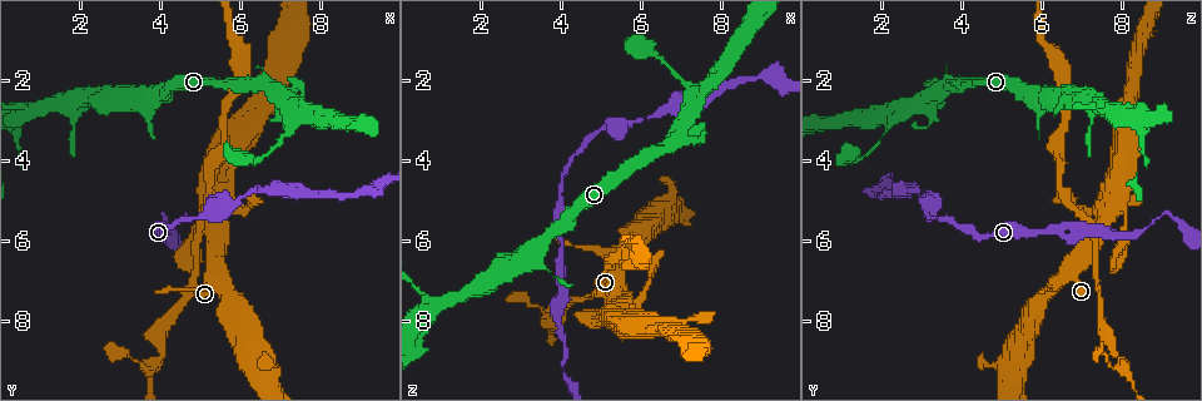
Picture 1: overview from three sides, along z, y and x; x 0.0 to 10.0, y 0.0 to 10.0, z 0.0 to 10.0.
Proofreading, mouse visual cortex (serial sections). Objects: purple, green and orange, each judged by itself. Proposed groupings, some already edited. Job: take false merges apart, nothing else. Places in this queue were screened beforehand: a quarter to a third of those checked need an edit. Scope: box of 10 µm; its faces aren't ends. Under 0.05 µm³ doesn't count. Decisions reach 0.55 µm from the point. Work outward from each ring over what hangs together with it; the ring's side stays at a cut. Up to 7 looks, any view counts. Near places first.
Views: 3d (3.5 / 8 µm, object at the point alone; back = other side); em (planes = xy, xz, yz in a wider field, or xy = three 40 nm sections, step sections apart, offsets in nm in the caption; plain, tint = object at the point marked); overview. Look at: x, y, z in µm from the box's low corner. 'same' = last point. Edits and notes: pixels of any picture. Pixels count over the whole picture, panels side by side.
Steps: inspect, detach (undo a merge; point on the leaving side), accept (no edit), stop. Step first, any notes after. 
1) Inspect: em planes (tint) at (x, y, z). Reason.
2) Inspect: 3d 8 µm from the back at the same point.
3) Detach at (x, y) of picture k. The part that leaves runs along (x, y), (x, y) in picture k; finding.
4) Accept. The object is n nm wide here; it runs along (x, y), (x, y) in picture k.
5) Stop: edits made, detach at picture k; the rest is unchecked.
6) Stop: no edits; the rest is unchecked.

Inspect: 3d 3.5 µm at (7.40, 2.75, 2.55). Three arms meet.

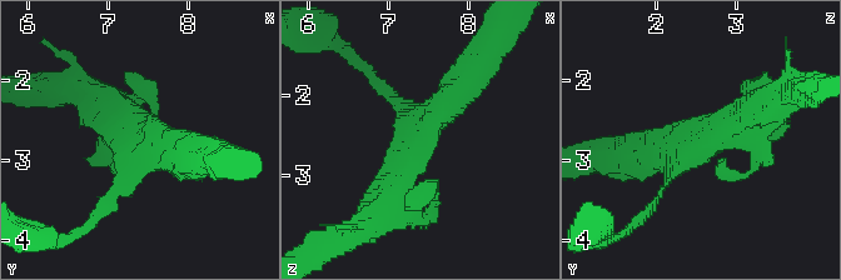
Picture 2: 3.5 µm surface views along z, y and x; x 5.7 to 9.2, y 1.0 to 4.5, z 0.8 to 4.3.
Inspect: em xy step 5 (tint) at (7.45, 2.80, 2.45).

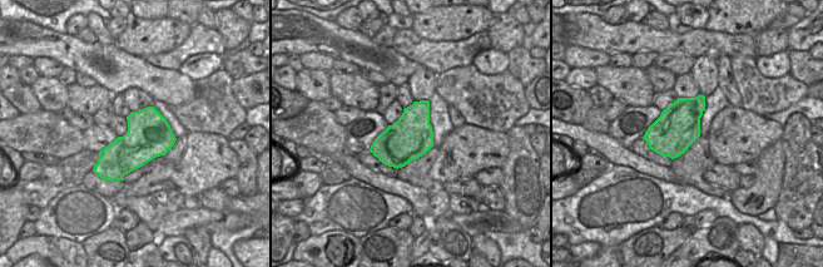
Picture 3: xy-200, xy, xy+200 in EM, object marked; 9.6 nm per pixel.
Inspect: em planes (tint) at the same point.

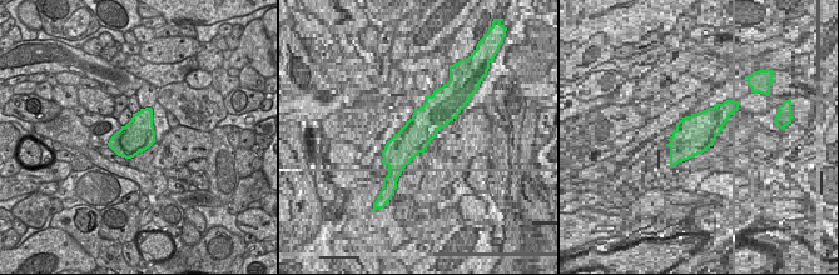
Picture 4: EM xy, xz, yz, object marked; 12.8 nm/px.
Accept. It runs along (379, 196), (402, 155), (471, 71) in picture 2; one cell here.

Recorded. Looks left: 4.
Inspect: 3d 3.5 µm at (5.40, 5.35, 3.20). A fork.

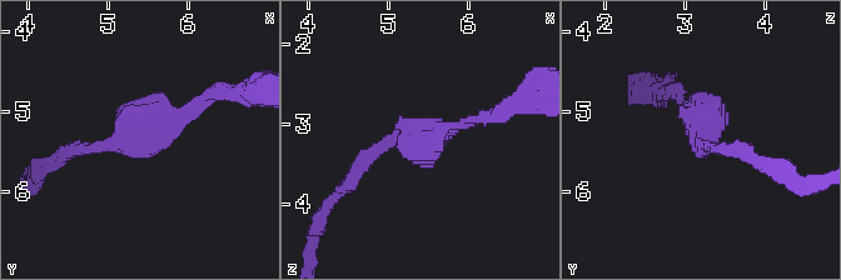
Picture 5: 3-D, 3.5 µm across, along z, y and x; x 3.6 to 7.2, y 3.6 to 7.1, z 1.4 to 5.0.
Inspect: em xy step 1 (tint) at (5.35, 5.40, 3.25).

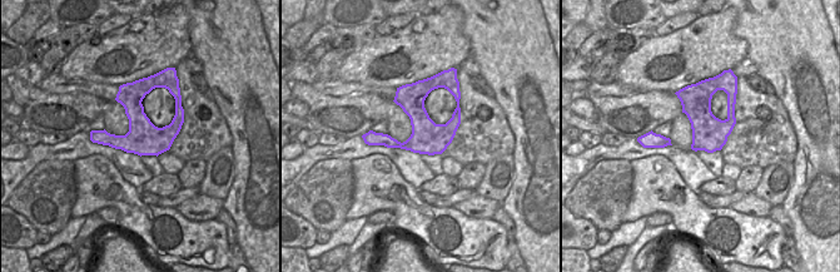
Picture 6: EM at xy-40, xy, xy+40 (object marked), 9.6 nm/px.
Accept. One cell here.

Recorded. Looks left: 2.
Inspect: 3d 3.5 µm at (5.25, 5.70, 7.45). Calibre changes.

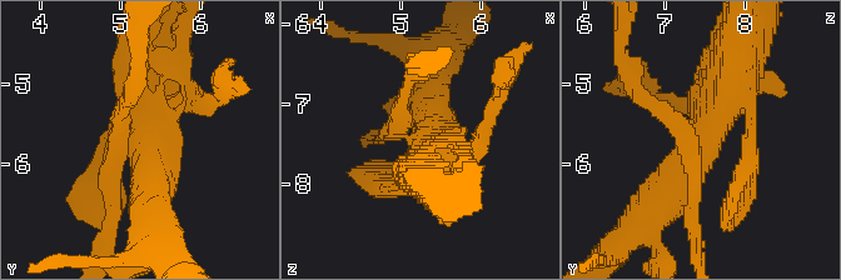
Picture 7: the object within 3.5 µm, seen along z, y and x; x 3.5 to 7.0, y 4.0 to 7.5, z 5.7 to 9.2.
Inspect: em xy step 5 (tint) at (5.30, 5.75, 7.50).

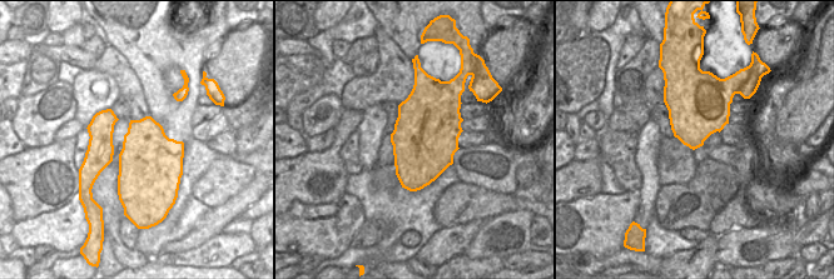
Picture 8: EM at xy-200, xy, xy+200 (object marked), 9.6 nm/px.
Accept. It runs along (653, 211), (746, 69) in picture 7; continuous, no second cell.

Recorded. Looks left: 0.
Stop: no edits; the rest is unchecked.

